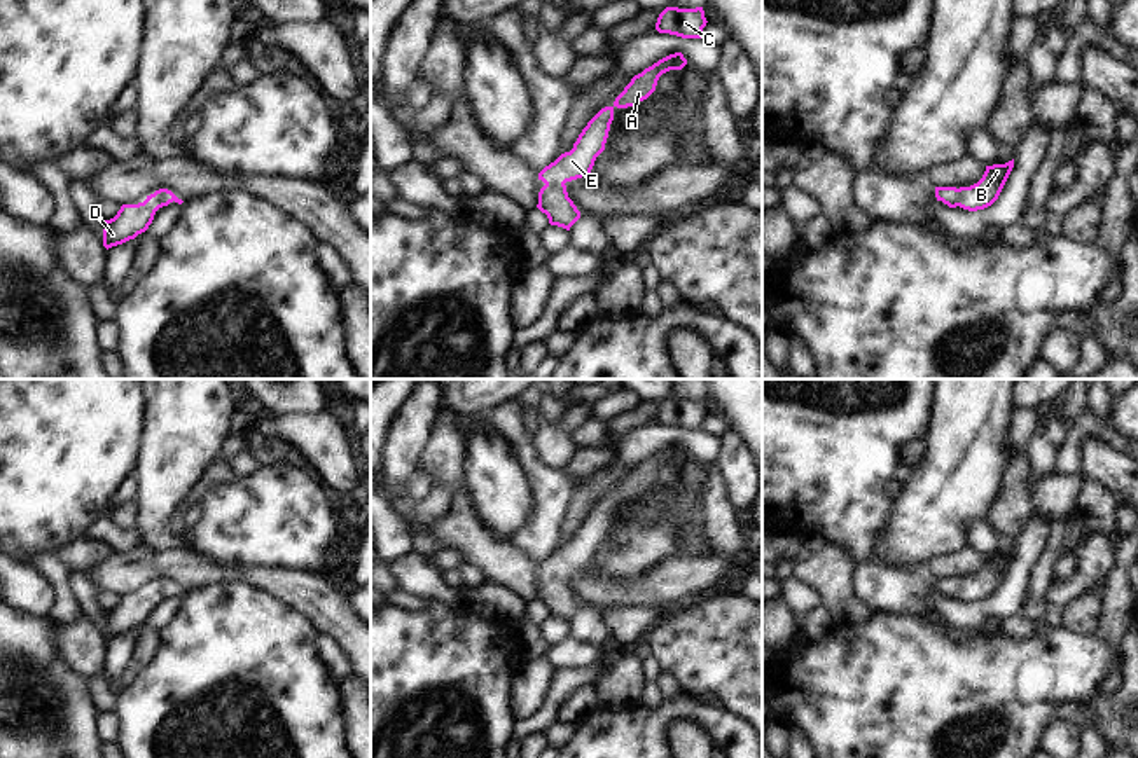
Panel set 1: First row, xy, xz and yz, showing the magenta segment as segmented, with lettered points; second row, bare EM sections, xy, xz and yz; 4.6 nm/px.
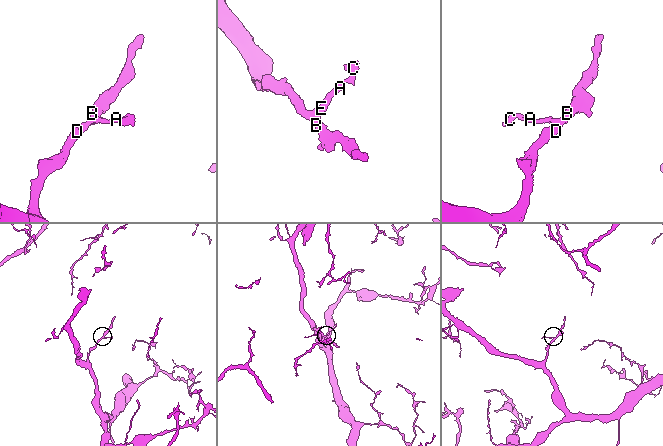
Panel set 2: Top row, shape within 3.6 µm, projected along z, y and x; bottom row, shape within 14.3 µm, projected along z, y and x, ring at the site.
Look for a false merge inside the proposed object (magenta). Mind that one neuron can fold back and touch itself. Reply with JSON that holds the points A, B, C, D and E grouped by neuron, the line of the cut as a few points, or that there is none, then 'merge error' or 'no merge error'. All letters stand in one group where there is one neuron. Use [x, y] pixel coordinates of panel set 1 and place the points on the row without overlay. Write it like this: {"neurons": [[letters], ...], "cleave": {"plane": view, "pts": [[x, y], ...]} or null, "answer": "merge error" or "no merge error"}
{"neurons": [["A", "B", "C", "D", "E"]], "cleave": null, "answer": "no merge error"}

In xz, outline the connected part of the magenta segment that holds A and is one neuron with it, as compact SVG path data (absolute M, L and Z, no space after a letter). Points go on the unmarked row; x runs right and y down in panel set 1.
M682 444L670 445L642 465L635 466L624 482L615 489L612 498L601 500L582 520L573 540L561 545L554 554L538 564L538 571L545 576L538 583L537 599L547 606L551 617L570 618L580 610L580 603L568 589L566 573L589 568L596 548L605 541L610 515L614 512L614 500L636 498L647 491L657 477L663 465L670 461L682 461L687 451Z

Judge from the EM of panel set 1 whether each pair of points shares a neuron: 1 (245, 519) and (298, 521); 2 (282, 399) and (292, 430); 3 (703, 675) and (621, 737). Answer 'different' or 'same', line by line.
1: same
2: different
3: different

